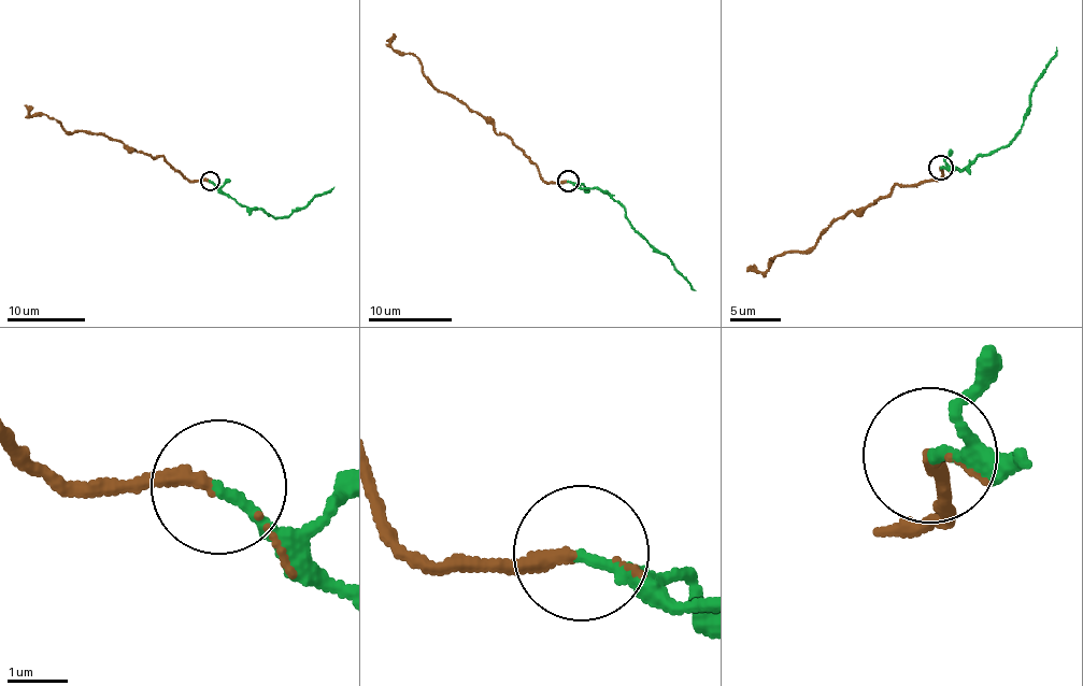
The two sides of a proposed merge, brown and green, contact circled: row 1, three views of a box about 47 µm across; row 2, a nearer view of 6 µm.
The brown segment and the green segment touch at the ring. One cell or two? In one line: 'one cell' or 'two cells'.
one cell

